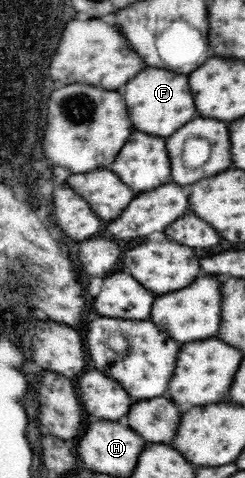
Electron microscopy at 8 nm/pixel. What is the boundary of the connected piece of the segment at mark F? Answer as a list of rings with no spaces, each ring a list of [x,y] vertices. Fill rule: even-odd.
[[[145,67],[121,88],[121,97],[133,128],[145,134],[161,137],[171,136],[177,128],[197,116],[193,94],[187,86],[185,74],[175,74],[173,70]]]

